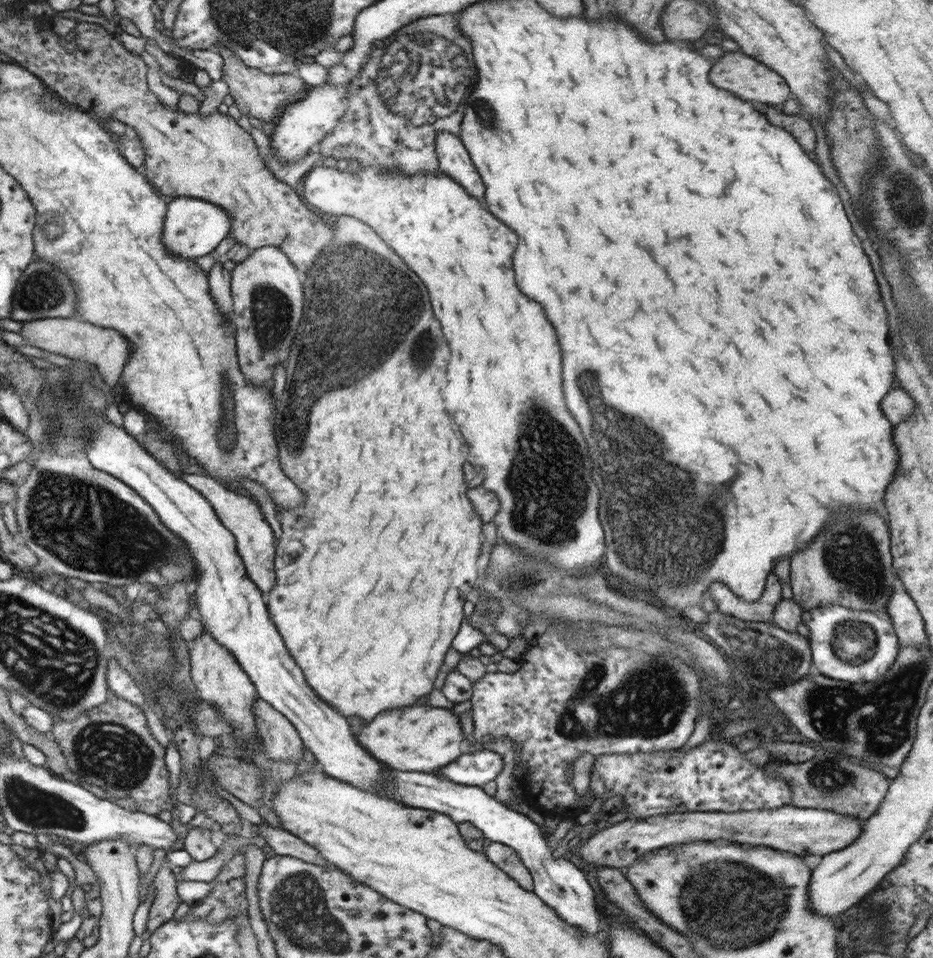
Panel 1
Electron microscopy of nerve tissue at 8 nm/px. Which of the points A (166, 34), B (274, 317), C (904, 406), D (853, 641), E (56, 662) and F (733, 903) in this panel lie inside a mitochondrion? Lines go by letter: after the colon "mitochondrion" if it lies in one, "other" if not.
A: other
B: mitochondrion
C: other
D: mitochondrion
E: mitochondrion
F: mitochondrion

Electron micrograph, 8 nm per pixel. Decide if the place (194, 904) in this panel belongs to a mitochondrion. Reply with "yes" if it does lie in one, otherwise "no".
no

